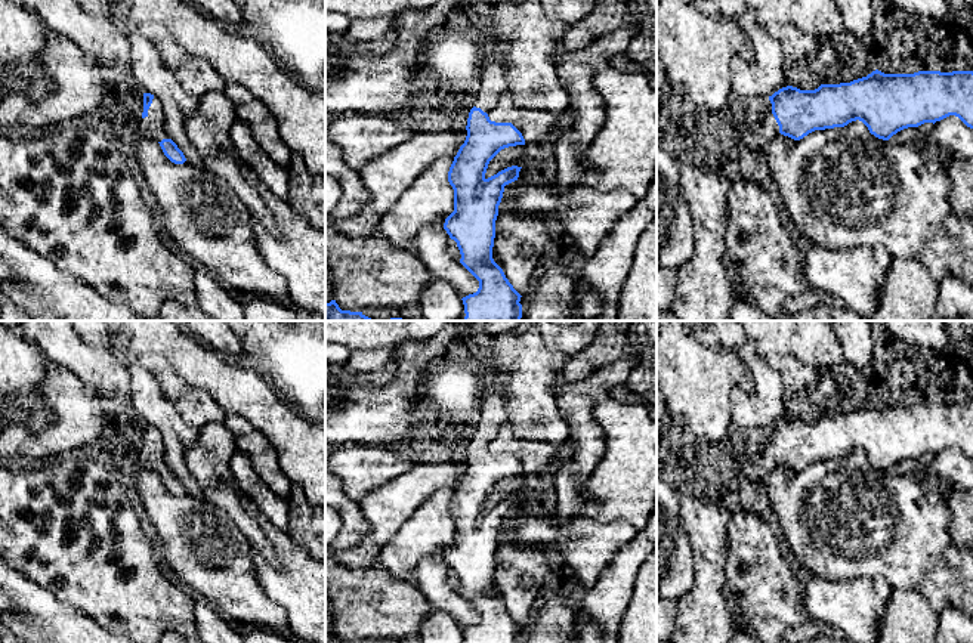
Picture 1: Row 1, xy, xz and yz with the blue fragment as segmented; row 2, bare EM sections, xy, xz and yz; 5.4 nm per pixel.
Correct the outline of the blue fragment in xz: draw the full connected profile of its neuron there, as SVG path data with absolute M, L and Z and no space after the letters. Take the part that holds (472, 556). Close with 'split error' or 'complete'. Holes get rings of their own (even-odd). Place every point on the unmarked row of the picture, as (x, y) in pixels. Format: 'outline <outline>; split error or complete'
outline M506 374L489 381L482 390L481 420L475 438L467 449L467 467L460 477L448 503L448 513L454 520L454 542L445 550L444 560L457 574L460 594L479 612L476 624L463 628L464 643L522 643L521 625L506 609L503 600L492 590L495 551L504 517L518 511L522 498L507 498L491 508L485 508L489 492L504 479L525 476L522 464L512 454L491 452L488 445L498 435L501 424L509 423L504 405Z; split error

